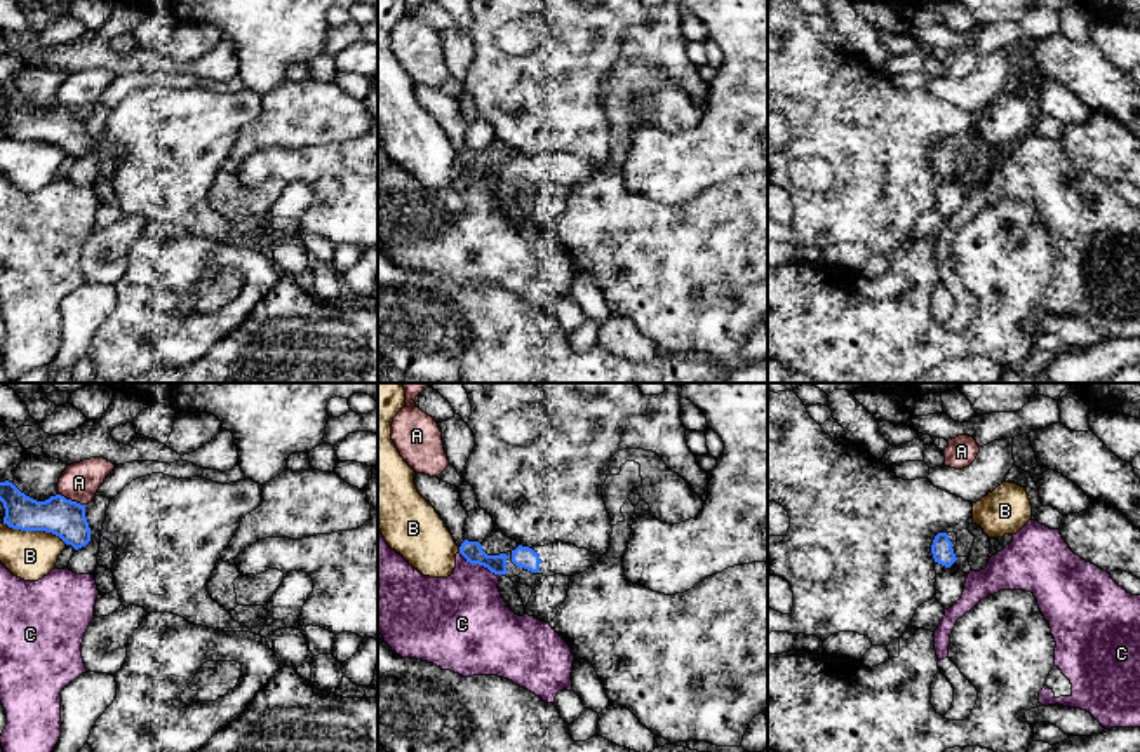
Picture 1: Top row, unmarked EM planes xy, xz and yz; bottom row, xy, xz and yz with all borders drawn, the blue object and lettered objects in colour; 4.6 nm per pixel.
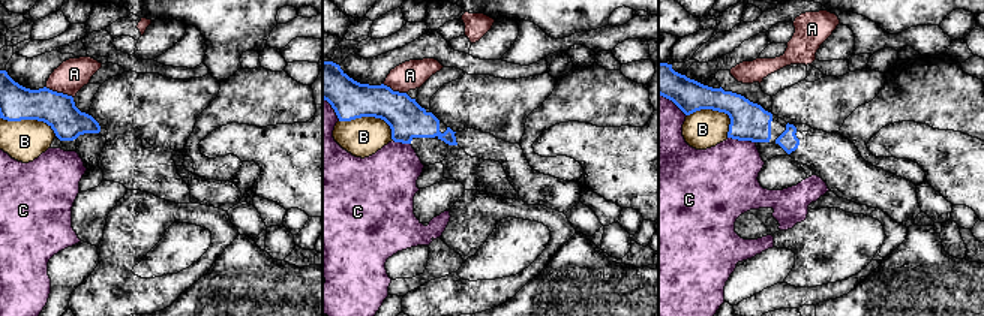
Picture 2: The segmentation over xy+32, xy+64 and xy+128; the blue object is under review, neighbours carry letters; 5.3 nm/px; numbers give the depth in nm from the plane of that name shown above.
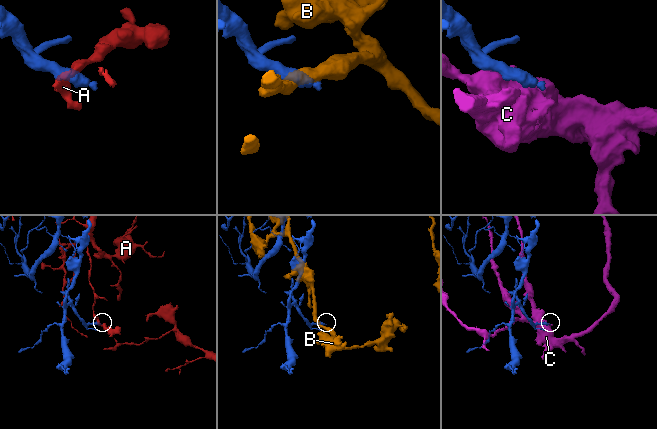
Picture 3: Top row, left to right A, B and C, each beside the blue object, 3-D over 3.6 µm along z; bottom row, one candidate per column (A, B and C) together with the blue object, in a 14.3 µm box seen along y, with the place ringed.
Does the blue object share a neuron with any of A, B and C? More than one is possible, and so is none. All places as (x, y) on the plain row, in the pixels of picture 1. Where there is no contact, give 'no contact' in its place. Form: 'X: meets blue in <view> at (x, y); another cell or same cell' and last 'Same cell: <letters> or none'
A: meets blue in xy at (70, 110); another cell
B: meets blue in xy at (35, 140); another cell
C: meets blue in xz at (481, 174); another cell
Same cell: none

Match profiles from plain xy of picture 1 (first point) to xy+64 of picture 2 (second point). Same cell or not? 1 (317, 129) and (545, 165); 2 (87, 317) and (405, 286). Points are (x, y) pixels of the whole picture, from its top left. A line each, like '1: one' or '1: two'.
1: one
2: two

